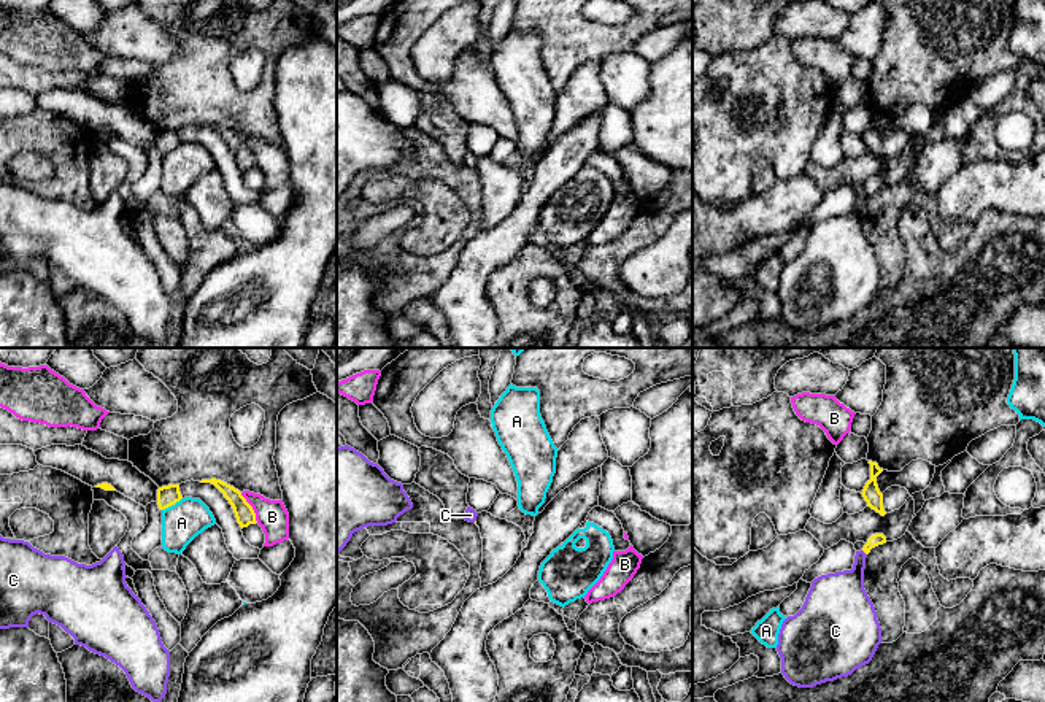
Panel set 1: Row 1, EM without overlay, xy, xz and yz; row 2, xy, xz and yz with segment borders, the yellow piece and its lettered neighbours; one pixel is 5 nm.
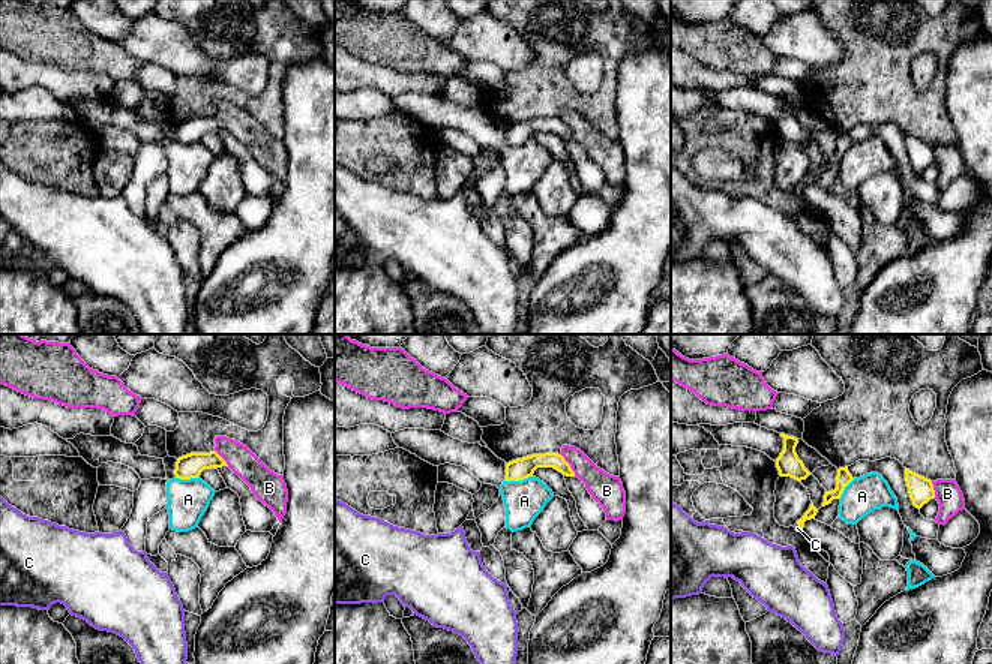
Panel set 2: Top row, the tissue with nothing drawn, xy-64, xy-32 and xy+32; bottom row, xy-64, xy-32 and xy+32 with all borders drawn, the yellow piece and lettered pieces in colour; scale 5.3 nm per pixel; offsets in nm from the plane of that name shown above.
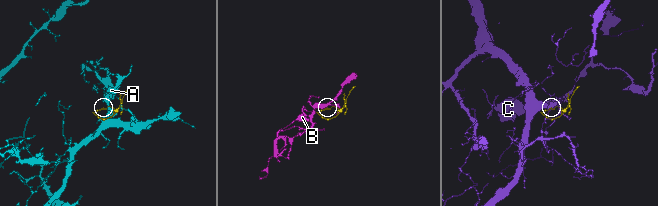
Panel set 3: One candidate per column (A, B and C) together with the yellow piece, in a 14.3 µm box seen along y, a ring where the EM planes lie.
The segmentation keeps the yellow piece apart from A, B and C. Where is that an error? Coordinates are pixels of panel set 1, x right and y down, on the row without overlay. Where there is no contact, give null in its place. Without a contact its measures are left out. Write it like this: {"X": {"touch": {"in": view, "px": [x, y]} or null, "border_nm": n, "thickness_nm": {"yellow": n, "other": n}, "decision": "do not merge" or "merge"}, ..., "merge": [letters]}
{"A": {"touch": {"in": "xy", "px": [172, 148]}, "border_nm": 120, "thickness_nm": {"yellow": 110, "other": 200}, "decision": "do not merge"}, "B": {"touch": {"in": "xy", "px": [251, 151]}, "border_nm": 180, "thickness_nm": {"yellow": 100, "other": 160}, "decision": "do not merge"}, "C": {"touch": {"in": "yz", "px": [864, 196]}, "border_nm": 40, "thickness_nm": {"yellow": 60, "other": 240}, "decision": "merge"}, "merge": ["C"]}

